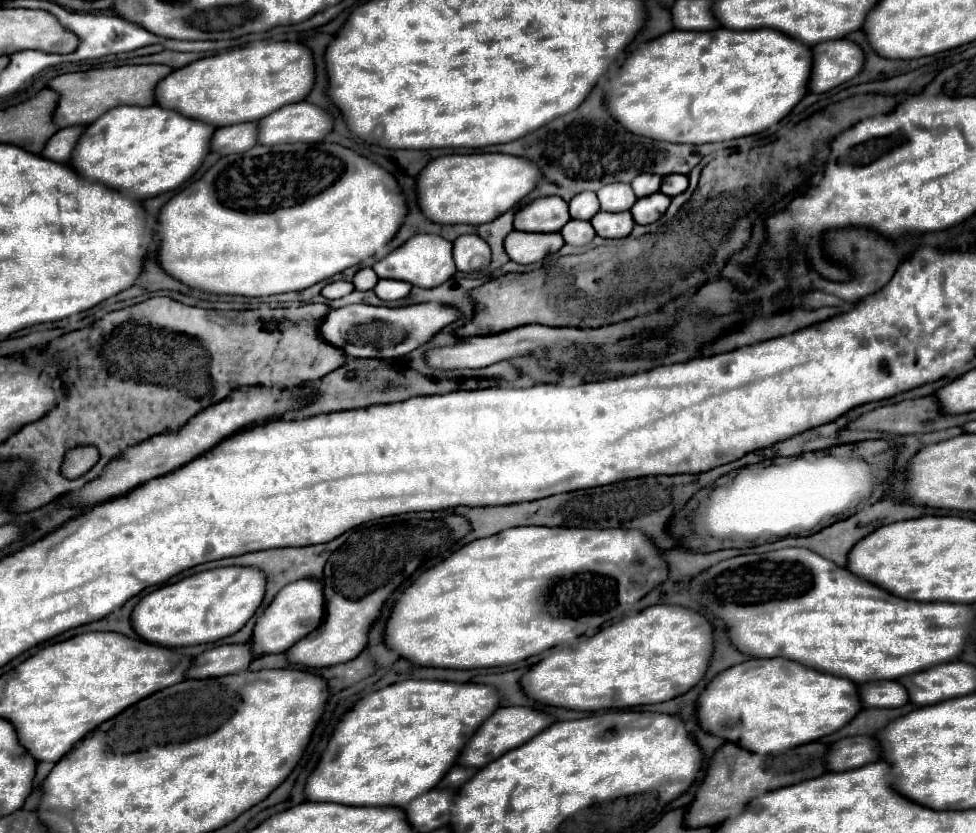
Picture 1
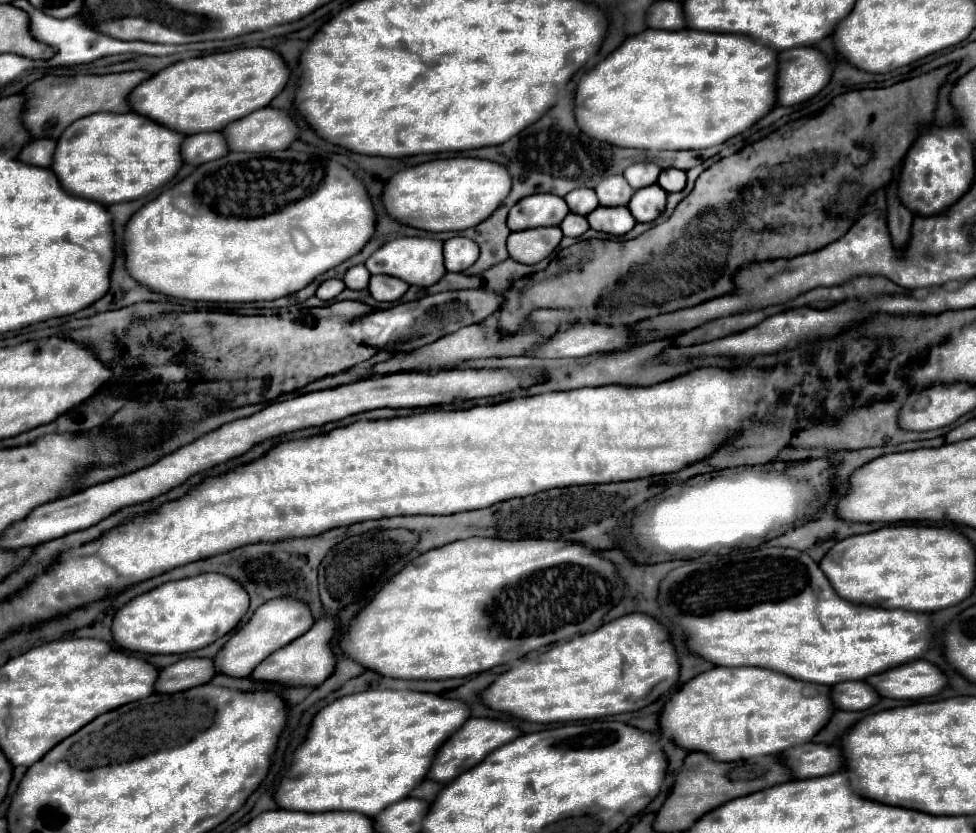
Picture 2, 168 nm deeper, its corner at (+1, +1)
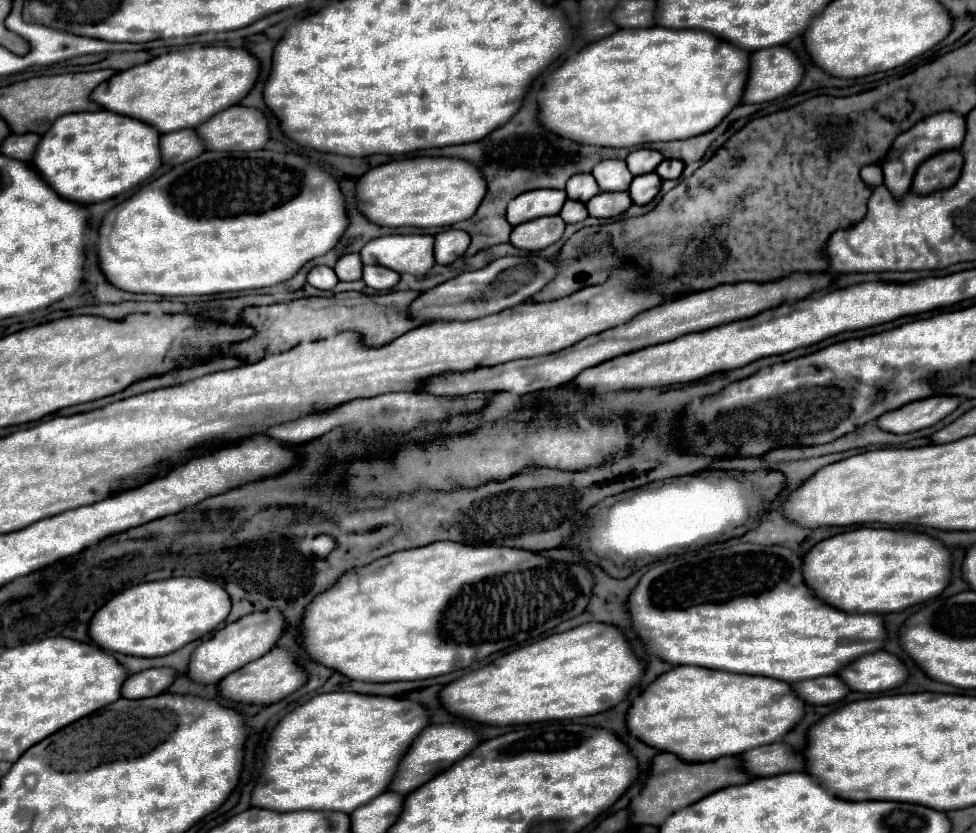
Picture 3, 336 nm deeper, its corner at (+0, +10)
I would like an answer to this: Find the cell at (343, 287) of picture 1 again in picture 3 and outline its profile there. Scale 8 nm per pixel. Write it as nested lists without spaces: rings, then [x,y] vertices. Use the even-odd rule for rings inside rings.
[[[315,266],[307,274],[307,282],[319,290],[333,290],[333,286],[339,282],[333,268],[329,266]]]

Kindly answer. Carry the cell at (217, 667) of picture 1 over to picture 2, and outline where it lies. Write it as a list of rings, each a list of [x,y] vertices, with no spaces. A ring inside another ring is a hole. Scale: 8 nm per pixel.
[[[186,657],[160,671],[156,693],[178,693],[182,689],[192,689],[194,685],[204,685],[216,675],[214,659],[206,657]]]

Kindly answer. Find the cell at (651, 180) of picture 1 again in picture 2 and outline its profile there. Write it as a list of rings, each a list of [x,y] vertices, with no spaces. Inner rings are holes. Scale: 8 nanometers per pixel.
[[[636,163],[624,171],[624,177],[634,191],[654,185],[658,181],[658,175],[660,175],[660,167],[654,163]]]

